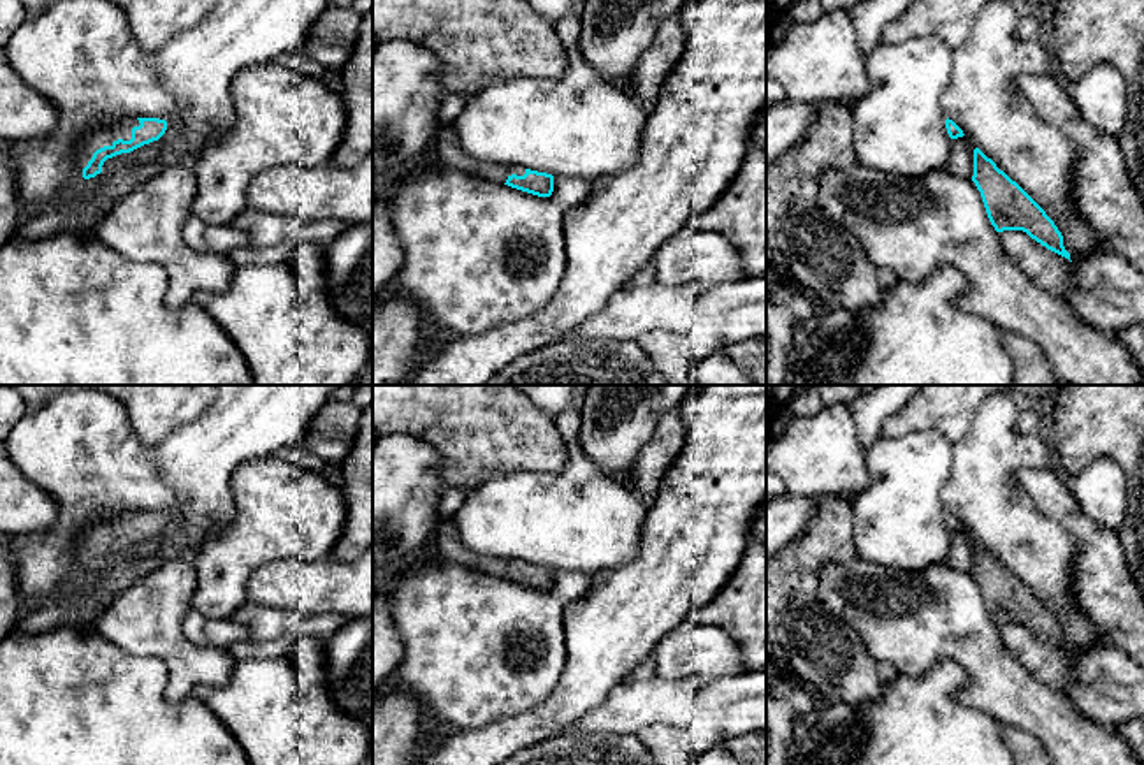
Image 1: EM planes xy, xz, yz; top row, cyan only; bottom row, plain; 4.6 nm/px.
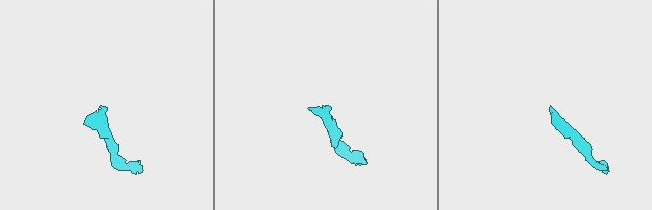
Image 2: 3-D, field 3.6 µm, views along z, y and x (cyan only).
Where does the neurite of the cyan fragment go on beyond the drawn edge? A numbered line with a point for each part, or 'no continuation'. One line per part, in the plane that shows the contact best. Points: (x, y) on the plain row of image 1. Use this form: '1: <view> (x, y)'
1: xy (86, 539)

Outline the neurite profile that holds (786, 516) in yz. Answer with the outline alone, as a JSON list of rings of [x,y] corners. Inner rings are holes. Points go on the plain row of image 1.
[[[793,496],[766,499],[766,557],[775,556],[817,512],[817,496]]]

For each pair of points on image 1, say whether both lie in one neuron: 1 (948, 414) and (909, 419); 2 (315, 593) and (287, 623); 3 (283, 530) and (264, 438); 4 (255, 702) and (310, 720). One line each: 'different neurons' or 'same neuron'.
1: same neuron
2: different neurons
3: different neurons
4: same neuron

